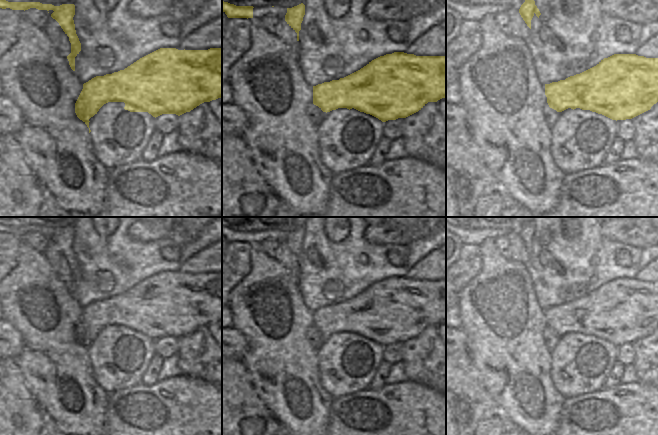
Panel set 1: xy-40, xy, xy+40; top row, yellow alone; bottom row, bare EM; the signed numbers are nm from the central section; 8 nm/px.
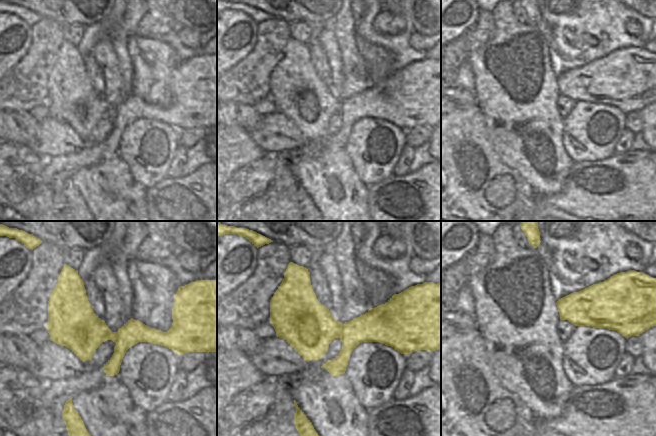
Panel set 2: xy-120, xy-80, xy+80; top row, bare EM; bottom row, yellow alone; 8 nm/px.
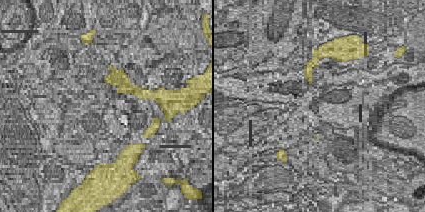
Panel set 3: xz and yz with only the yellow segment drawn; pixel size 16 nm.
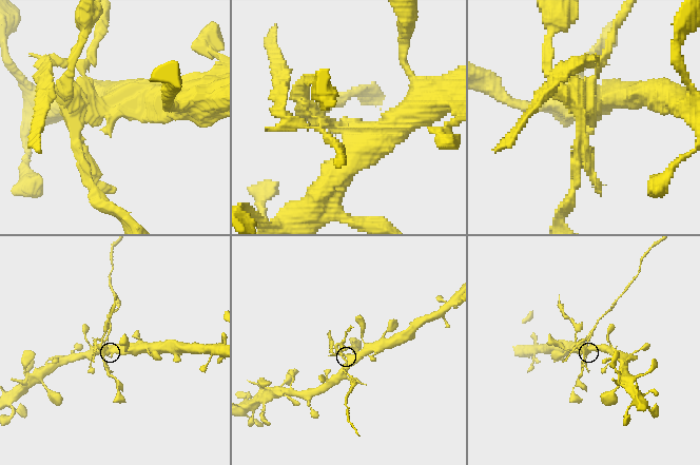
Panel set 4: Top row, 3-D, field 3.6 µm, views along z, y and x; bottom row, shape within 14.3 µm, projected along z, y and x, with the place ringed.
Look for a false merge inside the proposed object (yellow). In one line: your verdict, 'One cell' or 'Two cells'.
Two cells.

